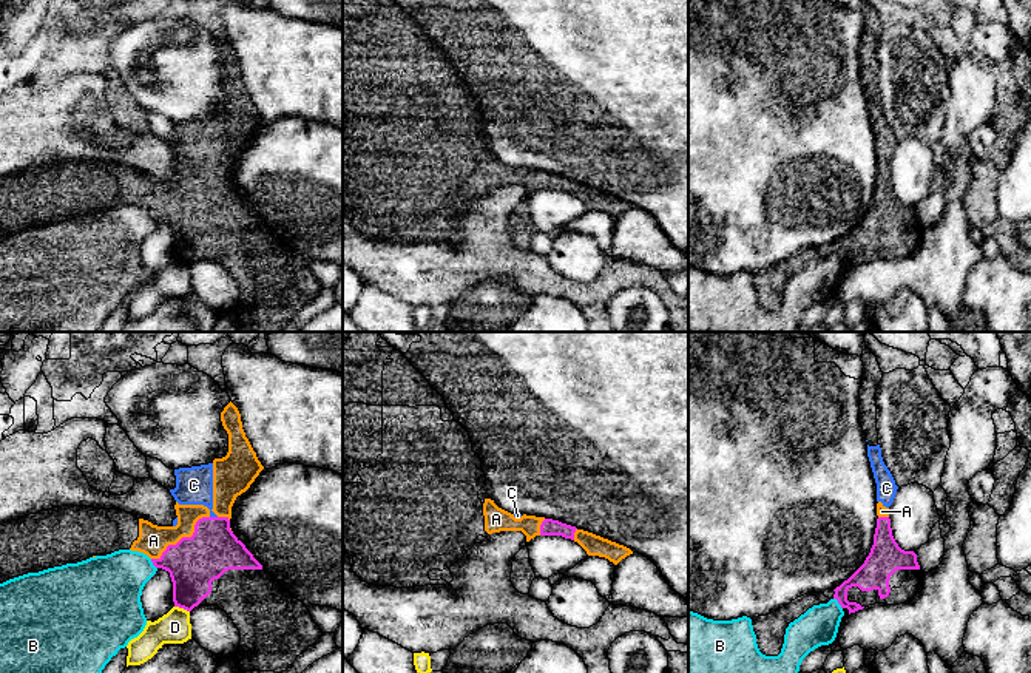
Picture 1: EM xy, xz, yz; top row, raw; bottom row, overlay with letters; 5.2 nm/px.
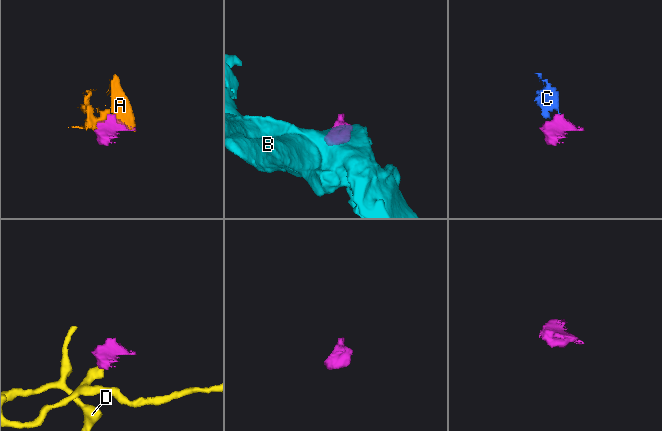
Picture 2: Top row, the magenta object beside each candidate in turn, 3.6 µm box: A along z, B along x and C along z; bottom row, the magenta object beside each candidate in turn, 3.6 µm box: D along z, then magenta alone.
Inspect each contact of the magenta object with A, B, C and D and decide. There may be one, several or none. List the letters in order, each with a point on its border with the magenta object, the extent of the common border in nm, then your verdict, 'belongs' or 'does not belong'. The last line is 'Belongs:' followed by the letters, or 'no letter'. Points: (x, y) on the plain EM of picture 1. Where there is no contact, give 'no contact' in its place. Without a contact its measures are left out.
A: contact xy (182, 192); length 380 nm; belongs
B: contact yz (838, 257); length 80 nm; does not belong
C: contact xy (213, 172); length 40 nm; belongs
D: contact xy (182, 261); length 90 nm; does not belong
Belongs: A, C

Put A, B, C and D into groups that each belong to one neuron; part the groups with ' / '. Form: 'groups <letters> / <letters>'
groups A C / B / D

